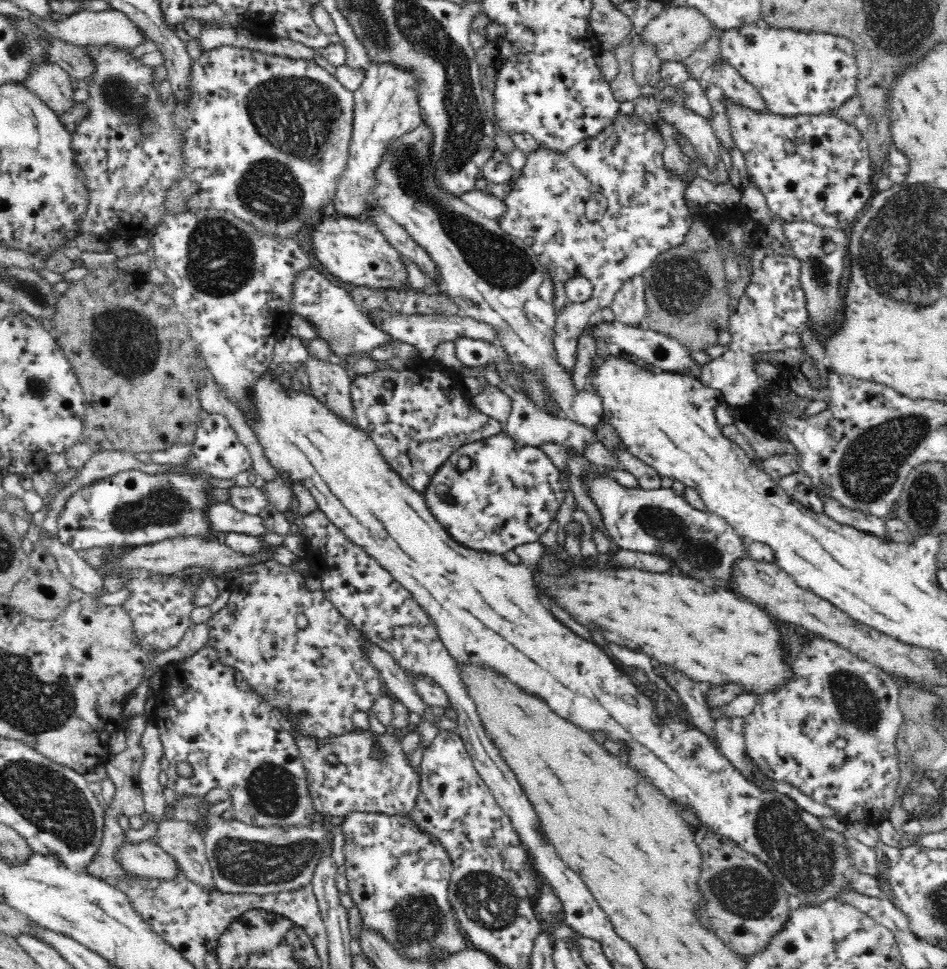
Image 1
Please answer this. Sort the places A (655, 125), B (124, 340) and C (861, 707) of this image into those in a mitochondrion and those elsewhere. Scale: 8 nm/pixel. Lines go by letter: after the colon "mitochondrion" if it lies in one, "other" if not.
A: other
B: mitochondrion
C: mitochondrion

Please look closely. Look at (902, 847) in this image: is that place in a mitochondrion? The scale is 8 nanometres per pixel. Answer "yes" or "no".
no

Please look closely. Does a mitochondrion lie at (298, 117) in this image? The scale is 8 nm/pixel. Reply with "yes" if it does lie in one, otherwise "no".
yes

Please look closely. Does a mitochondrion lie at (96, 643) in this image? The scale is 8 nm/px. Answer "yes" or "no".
no

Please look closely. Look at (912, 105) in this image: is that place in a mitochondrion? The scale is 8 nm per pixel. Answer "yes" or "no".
no

